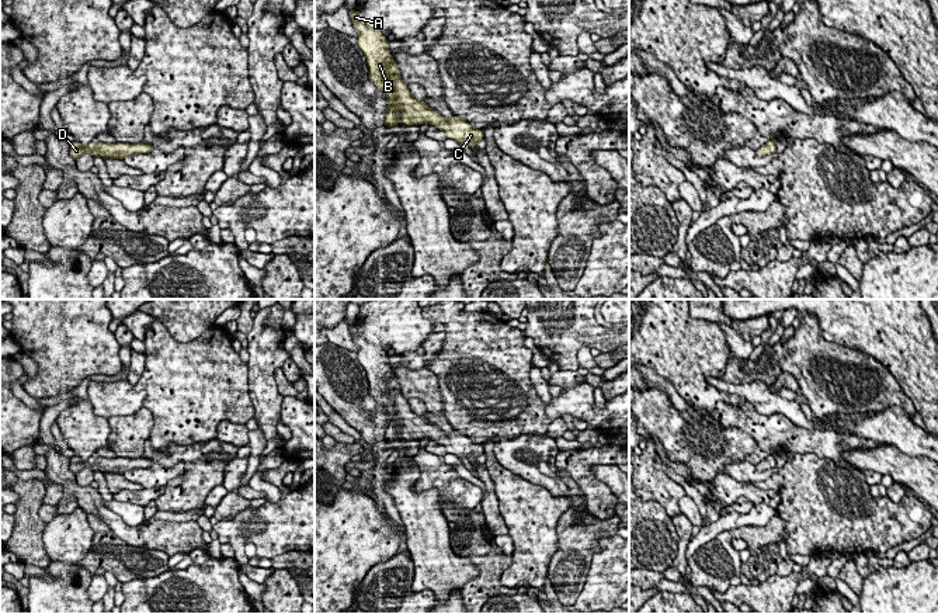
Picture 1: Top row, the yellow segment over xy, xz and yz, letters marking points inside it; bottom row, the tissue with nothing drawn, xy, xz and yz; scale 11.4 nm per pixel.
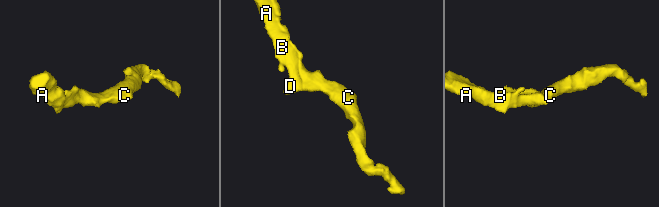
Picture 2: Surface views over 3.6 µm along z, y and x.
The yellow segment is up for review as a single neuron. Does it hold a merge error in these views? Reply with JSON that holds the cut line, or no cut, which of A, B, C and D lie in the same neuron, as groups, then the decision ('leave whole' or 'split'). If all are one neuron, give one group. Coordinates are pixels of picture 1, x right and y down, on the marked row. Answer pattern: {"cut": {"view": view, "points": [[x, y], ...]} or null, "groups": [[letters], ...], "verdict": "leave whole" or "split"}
{"cut": null, "groups": [["A", "B", "C", "D"]], "verdict": "leave whole"}

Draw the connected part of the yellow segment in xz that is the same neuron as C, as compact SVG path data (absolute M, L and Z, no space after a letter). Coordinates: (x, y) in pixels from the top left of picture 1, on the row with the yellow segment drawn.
M354 8L348 10L348 13L355 30L359 32L357 41L366 58L369 80L389 100L389 110L383 119L385 126L397 126L397 111L402 110L403 115L400 118L403 125L430 124L444 131L447 138L458 143L468 143L470 148L475 148L484 138L482 129L476 129L466 119L456 115L445 119L431 110L424 100L416 100L403 81L396 60L390 56L386 37L365 25Z

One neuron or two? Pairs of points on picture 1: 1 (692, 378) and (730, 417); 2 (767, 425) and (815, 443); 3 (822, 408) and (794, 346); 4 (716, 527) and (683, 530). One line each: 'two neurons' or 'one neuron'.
1: two neurons
2: one neuron
3: one neuron
4: two neurons

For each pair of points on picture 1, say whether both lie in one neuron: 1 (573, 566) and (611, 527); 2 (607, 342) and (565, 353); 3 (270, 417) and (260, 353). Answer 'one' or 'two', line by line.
1: one
2: one
3: one

